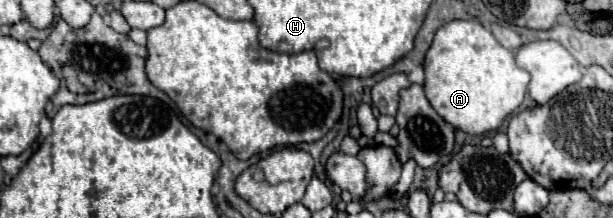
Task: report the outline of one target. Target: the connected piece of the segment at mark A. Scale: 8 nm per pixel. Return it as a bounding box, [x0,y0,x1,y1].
[424,20,530,136]

